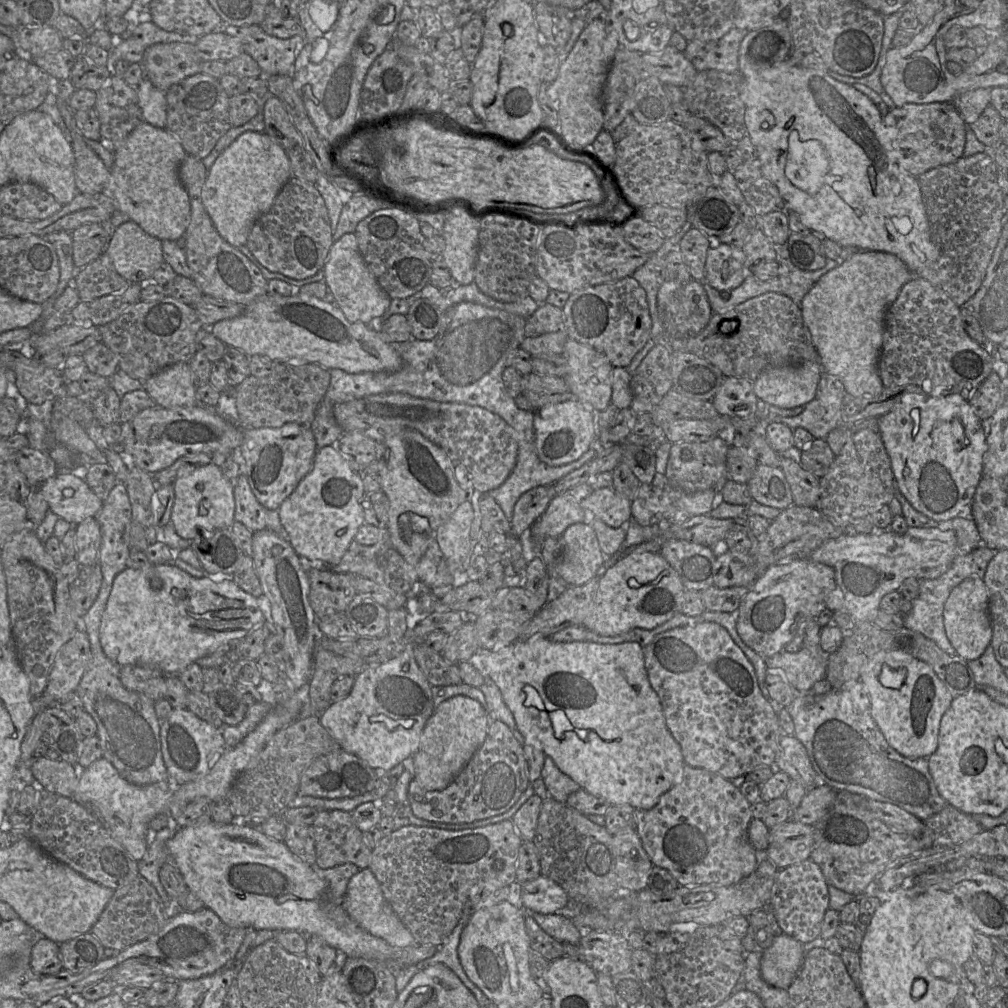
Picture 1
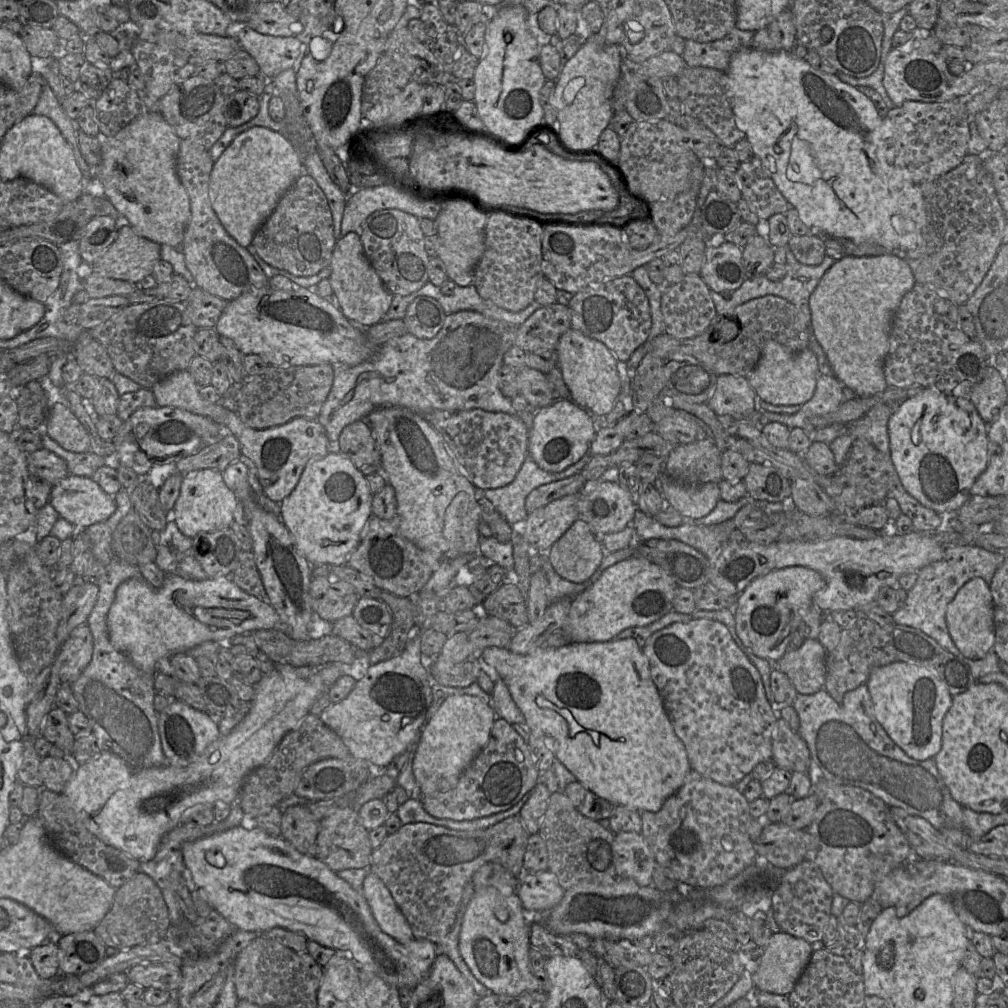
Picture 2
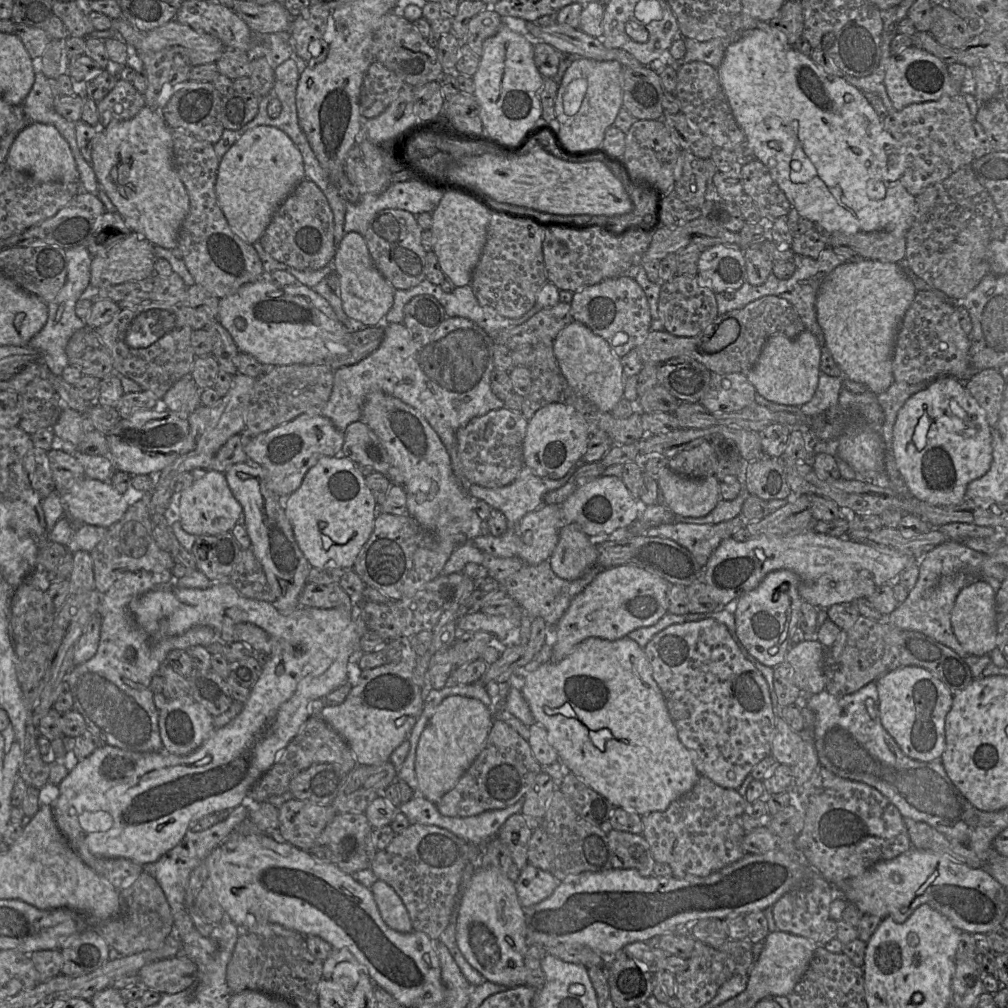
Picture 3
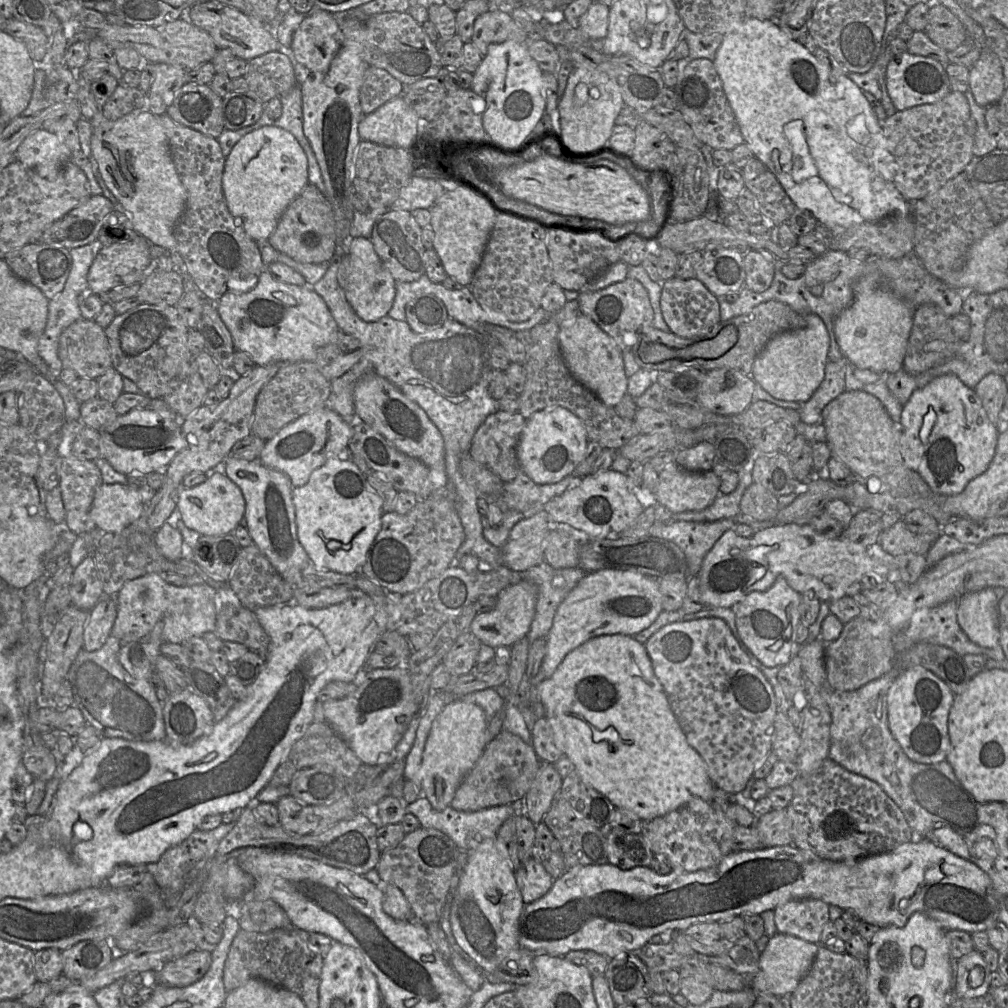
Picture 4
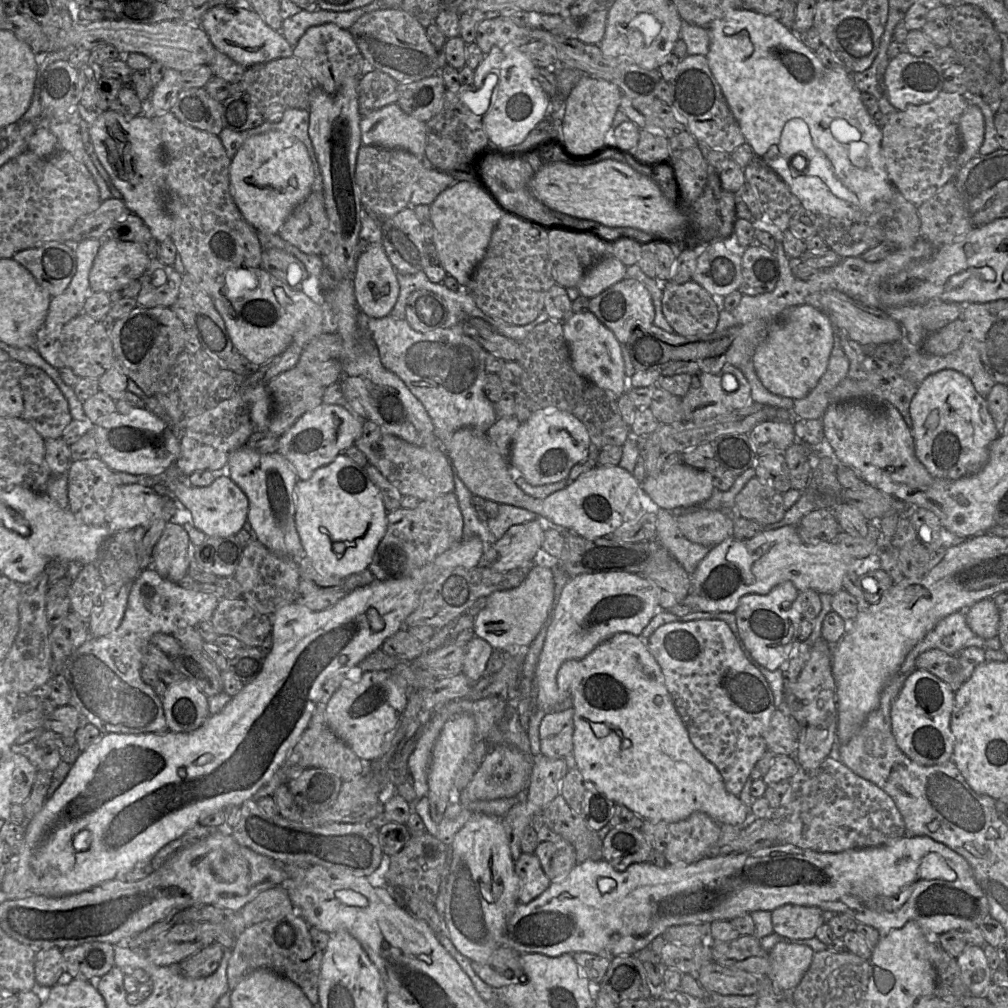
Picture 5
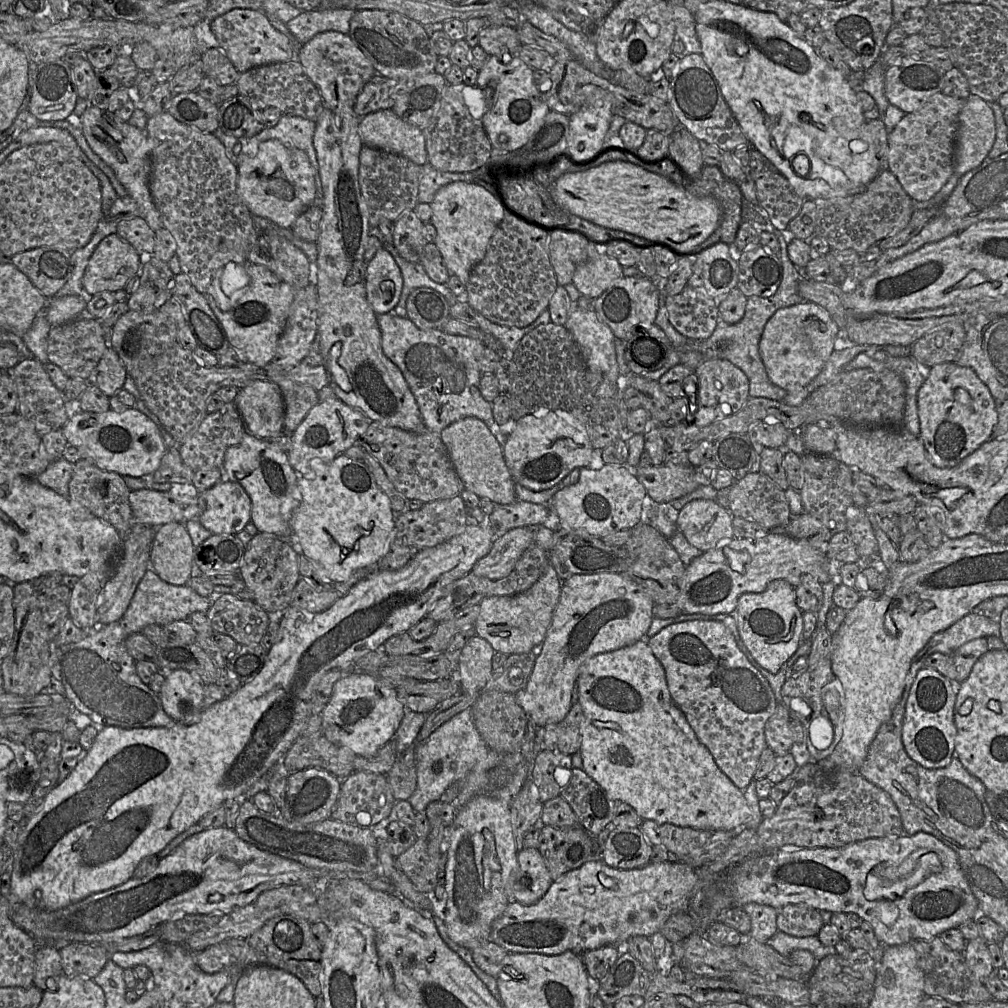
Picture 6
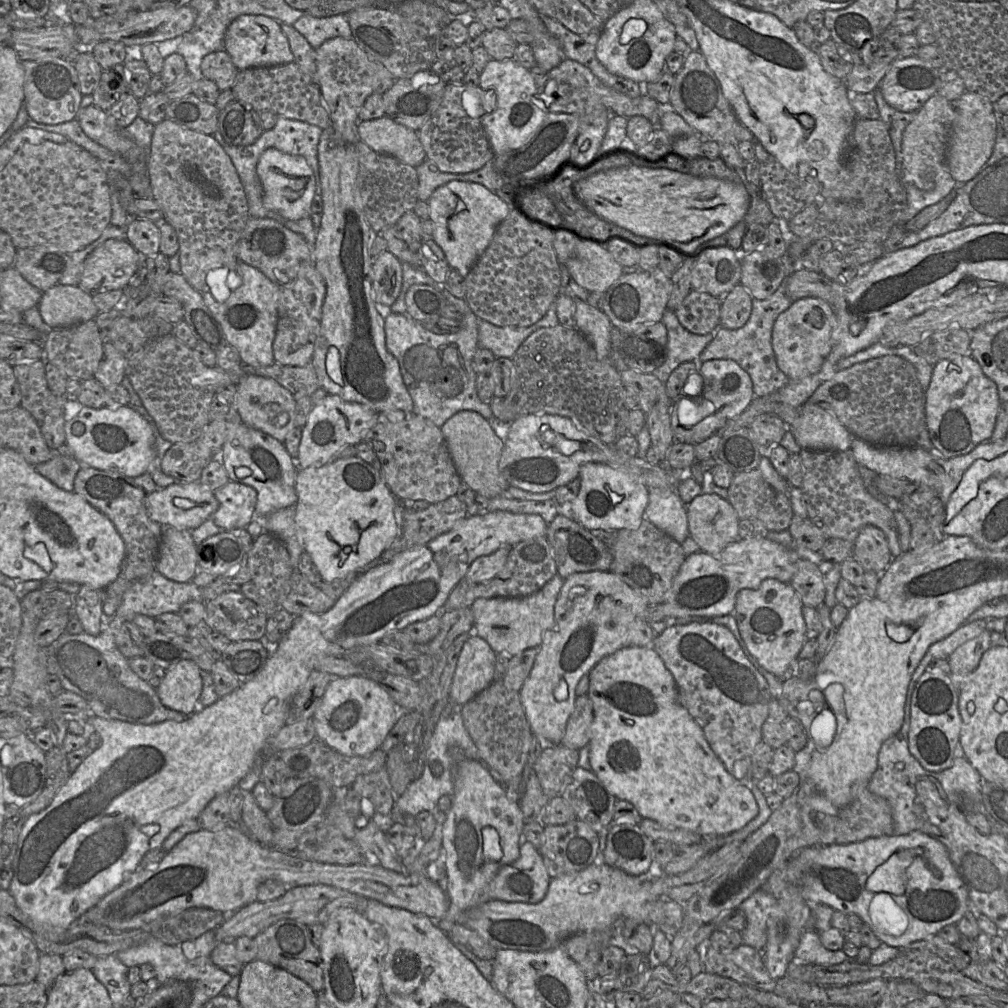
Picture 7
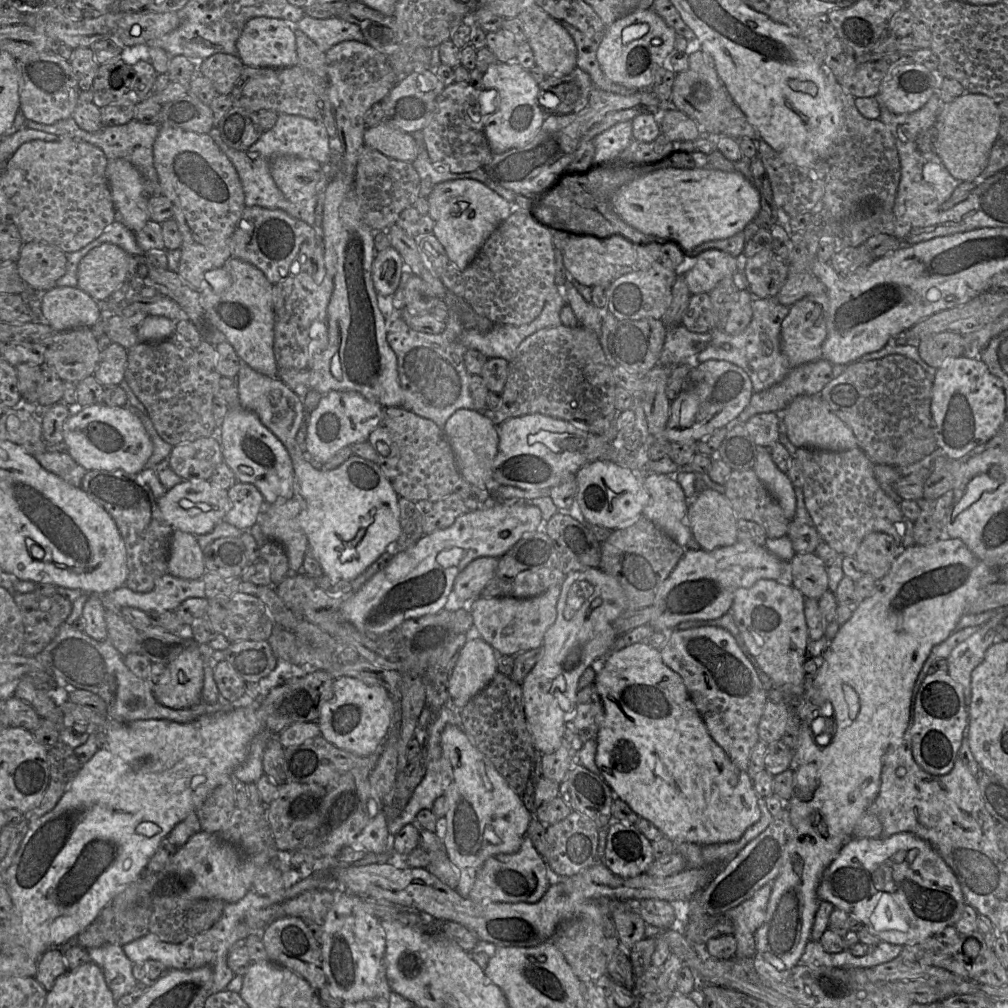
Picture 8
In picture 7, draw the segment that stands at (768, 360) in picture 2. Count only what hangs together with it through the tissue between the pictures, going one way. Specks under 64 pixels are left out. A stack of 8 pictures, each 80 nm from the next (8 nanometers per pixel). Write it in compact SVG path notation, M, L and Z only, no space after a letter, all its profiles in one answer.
M821 298L795 300L776 319L772 330L772 347L779 369L796 381L818 372L833 349L832 331L835 314L831 304Z

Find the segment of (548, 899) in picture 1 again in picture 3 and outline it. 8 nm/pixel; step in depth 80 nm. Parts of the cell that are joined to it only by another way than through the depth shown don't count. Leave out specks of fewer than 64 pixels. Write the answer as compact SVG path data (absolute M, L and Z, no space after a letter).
M531 864L520 871L515 881L518 900L524 909L540 903L552 895L559 881L549 871L543 871Z

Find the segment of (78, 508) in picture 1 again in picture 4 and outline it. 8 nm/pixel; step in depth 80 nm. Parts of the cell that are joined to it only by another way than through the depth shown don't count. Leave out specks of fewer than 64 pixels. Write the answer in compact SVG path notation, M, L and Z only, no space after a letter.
M102 483L95 490L90 515L101 531L119 532L137 520L143 511L138 487Z

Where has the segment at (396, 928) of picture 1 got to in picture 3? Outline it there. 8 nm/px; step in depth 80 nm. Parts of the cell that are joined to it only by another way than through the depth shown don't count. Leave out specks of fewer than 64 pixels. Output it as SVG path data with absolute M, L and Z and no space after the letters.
M377 880L370 888L378 910L386 925L400 933L413 931L408 911L395 890L387 883Z

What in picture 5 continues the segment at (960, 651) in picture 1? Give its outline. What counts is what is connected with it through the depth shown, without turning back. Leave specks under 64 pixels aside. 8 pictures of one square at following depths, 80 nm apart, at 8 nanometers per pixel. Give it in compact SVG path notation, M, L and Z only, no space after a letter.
M985 598L973 604L966 611L970 629L983 639L998 636L999 608L993 598Z

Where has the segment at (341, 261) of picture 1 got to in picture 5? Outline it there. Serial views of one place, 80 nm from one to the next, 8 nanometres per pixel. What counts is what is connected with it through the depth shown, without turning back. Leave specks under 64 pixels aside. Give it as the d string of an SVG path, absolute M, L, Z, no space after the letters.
M370 243L358 256L354 281L361 312L371 318L390 315L399 297L398 273L382 243Z

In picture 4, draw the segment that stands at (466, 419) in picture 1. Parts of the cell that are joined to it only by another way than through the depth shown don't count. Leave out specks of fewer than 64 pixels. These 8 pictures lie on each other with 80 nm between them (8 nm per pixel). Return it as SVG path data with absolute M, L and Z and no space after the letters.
M496 411L476 430L468 454L497 474L504 483L511 482L521 472L517 459L517 446L526 422L519 412Z

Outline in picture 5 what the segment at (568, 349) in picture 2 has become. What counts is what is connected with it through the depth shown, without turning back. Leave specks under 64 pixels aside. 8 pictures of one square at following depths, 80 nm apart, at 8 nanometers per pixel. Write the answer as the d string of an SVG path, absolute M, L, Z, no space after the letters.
M590 311L572 313L563 322L563 332L569 347L574 370L602 388L610 397L618 399L628 390L628 379L625 375L621 344L614 333L603 325Z

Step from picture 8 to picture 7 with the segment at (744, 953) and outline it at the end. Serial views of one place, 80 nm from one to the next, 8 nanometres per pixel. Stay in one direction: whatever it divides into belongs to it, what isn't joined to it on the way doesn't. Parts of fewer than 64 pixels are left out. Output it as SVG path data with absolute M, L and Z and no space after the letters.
M763 889L757 890L744 900L739 909L746 917L746 926L741 932L742 944L762 951L767 942L767 920L770 917L777 899Z

